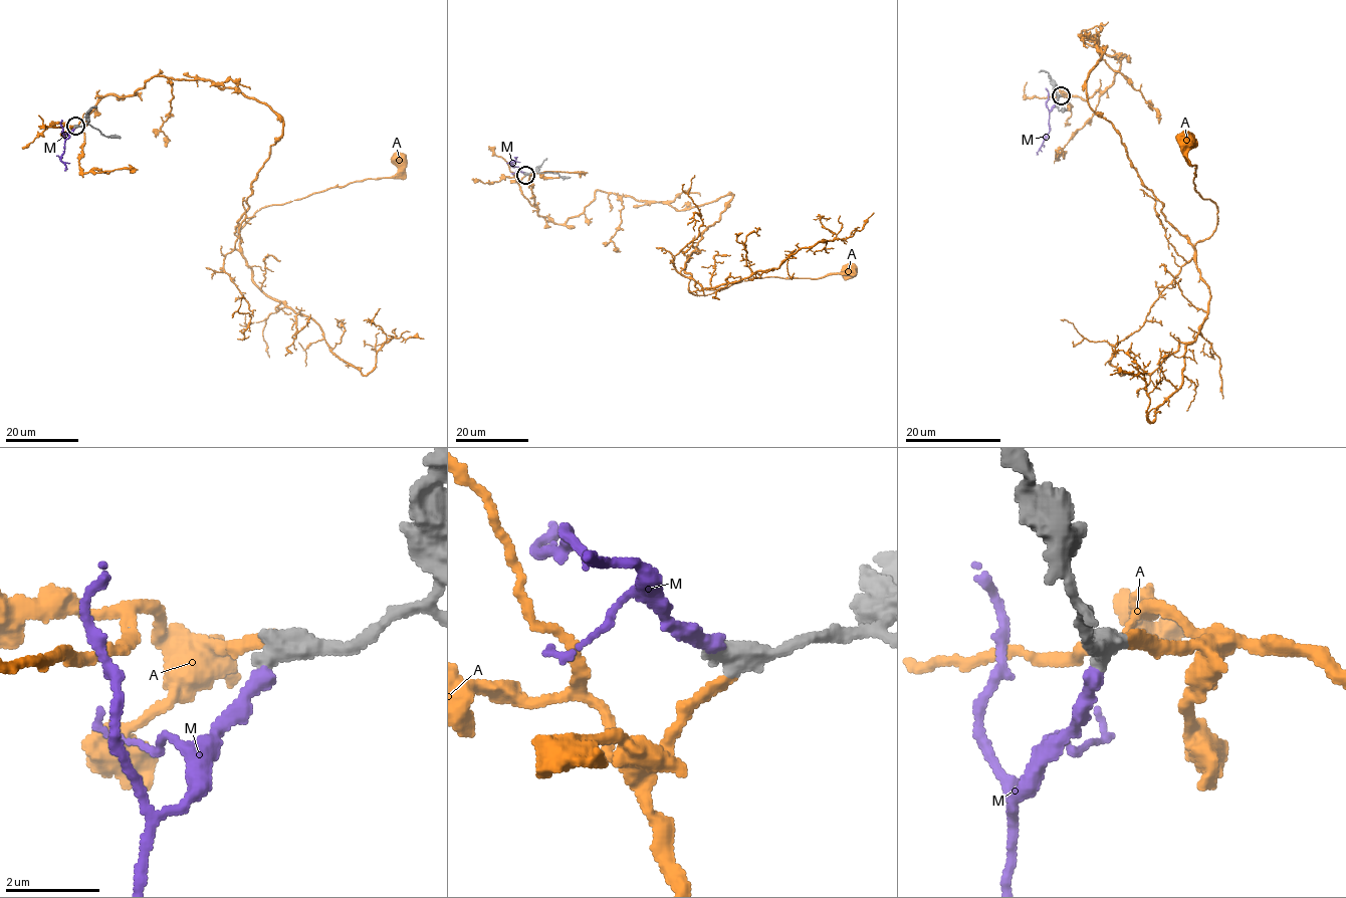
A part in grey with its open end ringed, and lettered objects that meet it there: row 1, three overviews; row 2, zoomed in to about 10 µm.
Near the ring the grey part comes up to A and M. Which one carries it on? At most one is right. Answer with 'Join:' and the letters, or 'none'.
Join: A

